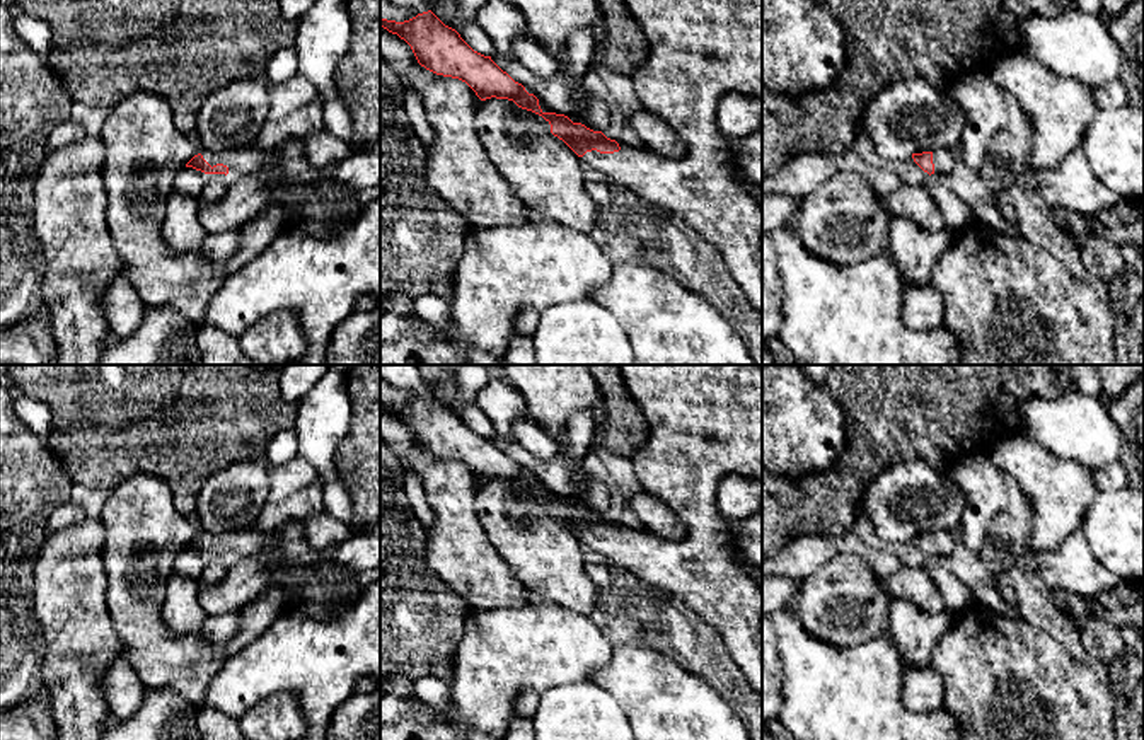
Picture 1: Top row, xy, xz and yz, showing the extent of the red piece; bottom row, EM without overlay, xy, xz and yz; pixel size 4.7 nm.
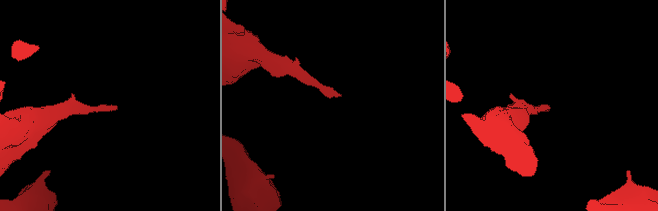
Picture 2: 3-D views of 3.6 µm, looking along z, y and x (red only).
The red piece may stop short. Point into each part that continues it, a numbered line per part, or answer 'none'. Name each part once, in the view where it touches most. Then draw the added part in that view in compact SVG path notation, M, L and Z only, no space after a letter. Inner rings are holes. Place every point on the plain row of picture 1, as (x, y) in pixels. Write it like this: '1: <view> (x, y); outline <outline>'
1: xz (704, 422); outline M619 365L619 368L622 372L626 387L629 389L633 399L643 409L650 423L650 436L646 443L631 457L636 476L646 493L662 498L677 512L677 515L687 523L687 535L679 542L672 542L646 532L619 532L614 535L600 535L597 532L592 532L586 534L581 541L586 542L593 551L605 556L610 561L610 566L619 573L619 576L626 578L629 583L656 597L682 600L704 622L714 627L726 645L735 665L742 670L750 687L762 697L762 588L752 578L748 569L750 564L745 561L730 535L725 532L726 522L719 517L716 508L718 484L726 474L735 472L750 479L762 477L762 365Z

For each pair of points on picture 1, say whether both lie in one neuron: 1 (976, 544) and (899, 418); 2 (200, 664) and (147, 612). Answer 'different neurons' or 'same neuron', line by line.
1: different neurons
2: same neuron

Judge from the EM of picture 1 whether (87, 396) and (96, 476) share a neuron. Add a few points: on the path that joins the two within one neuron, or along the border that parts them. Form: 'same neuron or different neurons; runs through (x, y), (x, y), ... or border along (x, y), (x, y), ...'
same neuron; runs through (91, 416), (91, 425), (96, 430), (96, 456)

